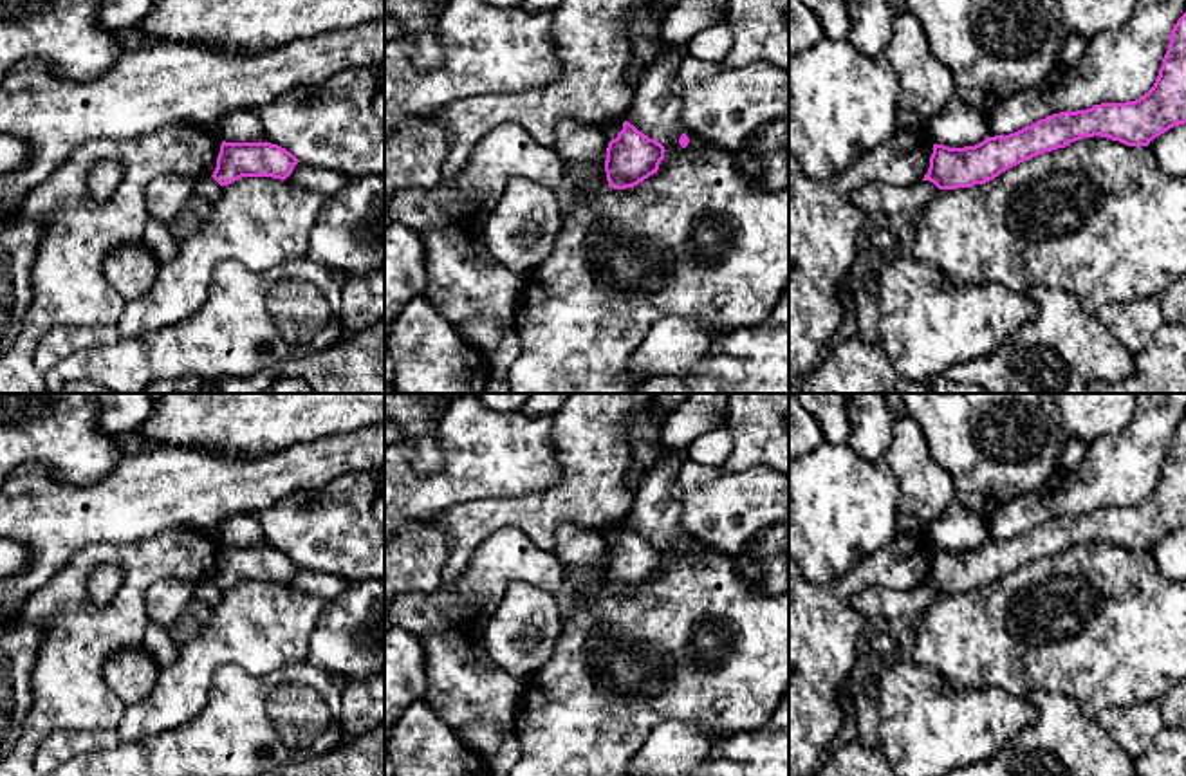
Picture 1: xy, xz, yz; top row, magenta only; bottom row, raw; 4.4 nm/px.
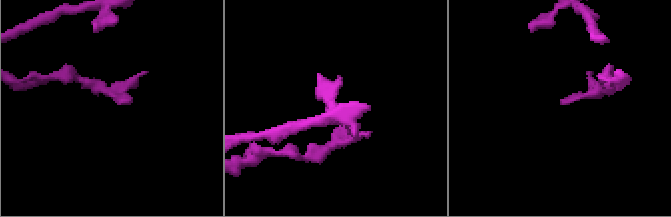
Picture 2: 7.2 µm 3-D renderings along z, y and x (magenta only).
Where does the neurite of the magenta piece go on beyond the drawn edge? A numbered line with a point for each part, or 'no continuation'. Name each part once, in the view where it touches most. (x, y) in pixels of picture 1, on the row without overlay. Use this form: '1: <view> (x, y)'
no continuation

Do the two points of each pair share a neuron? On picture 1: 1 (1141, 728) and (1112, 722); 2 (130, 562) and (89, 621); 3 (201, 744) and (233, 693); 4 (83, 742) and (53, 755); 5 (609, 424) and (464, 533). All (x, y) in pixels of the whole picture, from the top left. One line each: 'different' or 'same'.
1: same
2: same
3: same
4: same
5: same

